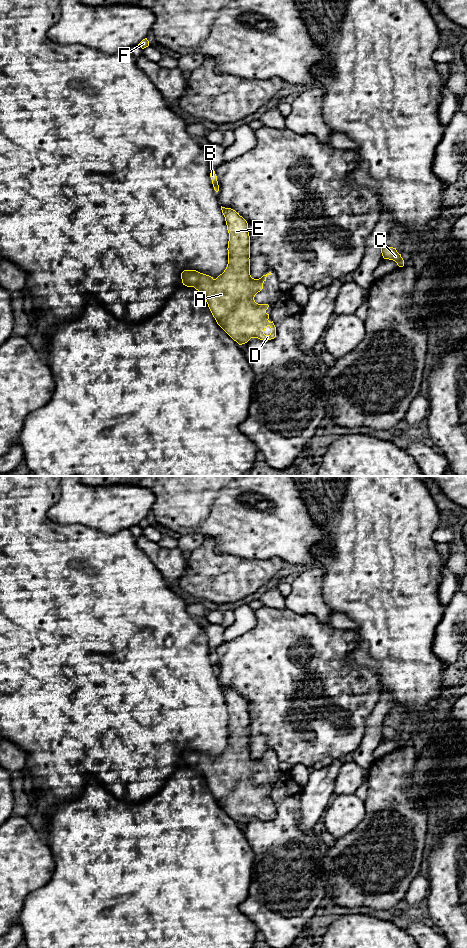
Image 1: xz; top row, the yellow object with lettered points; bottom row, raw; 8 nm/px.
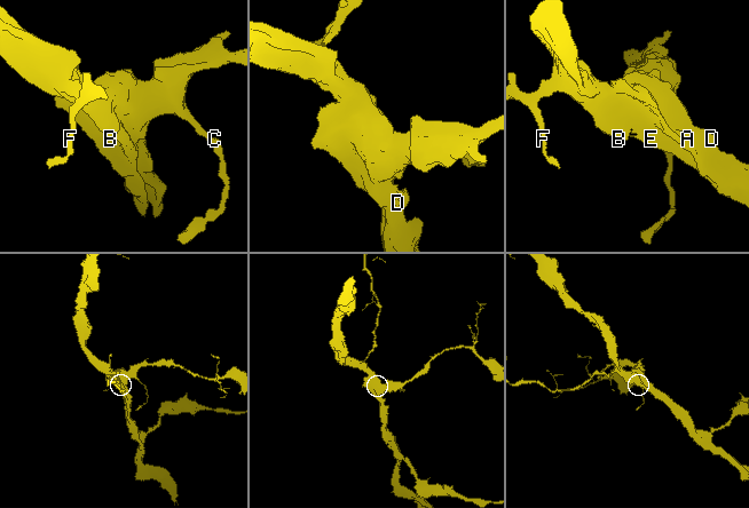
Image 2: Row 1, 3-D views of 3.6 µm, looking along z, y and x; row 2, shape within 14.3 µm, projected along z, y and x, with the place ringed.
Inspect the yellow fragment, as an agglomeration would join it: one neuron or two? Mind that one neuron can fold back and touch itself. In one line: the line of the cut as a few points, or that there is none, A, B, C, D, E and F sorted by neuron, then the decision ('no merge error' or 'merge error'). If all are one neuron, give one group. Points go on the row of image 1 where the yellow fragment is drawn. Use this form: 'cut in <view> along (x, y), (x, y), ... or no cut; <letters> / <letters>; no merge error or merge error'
no cut; A B C D E F; no merge error

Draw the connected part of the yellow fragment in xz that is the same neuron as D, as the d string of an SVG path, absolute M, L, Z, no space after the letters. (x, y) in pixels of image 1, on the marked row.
M221 206L221 210L229 233L226 269L216 279L196 270L184 270L181 273L182 283L187 287L194 287L203 295L217 324L239 345L247 343L251 338L258 338L263 341L274 339L276 327L273 321L268 320L269 314L266 313L269 305L258 304L254 300L255 295L263 289L266 277L272 273L269 272L259 279L251 277L248 223L231 208Z

